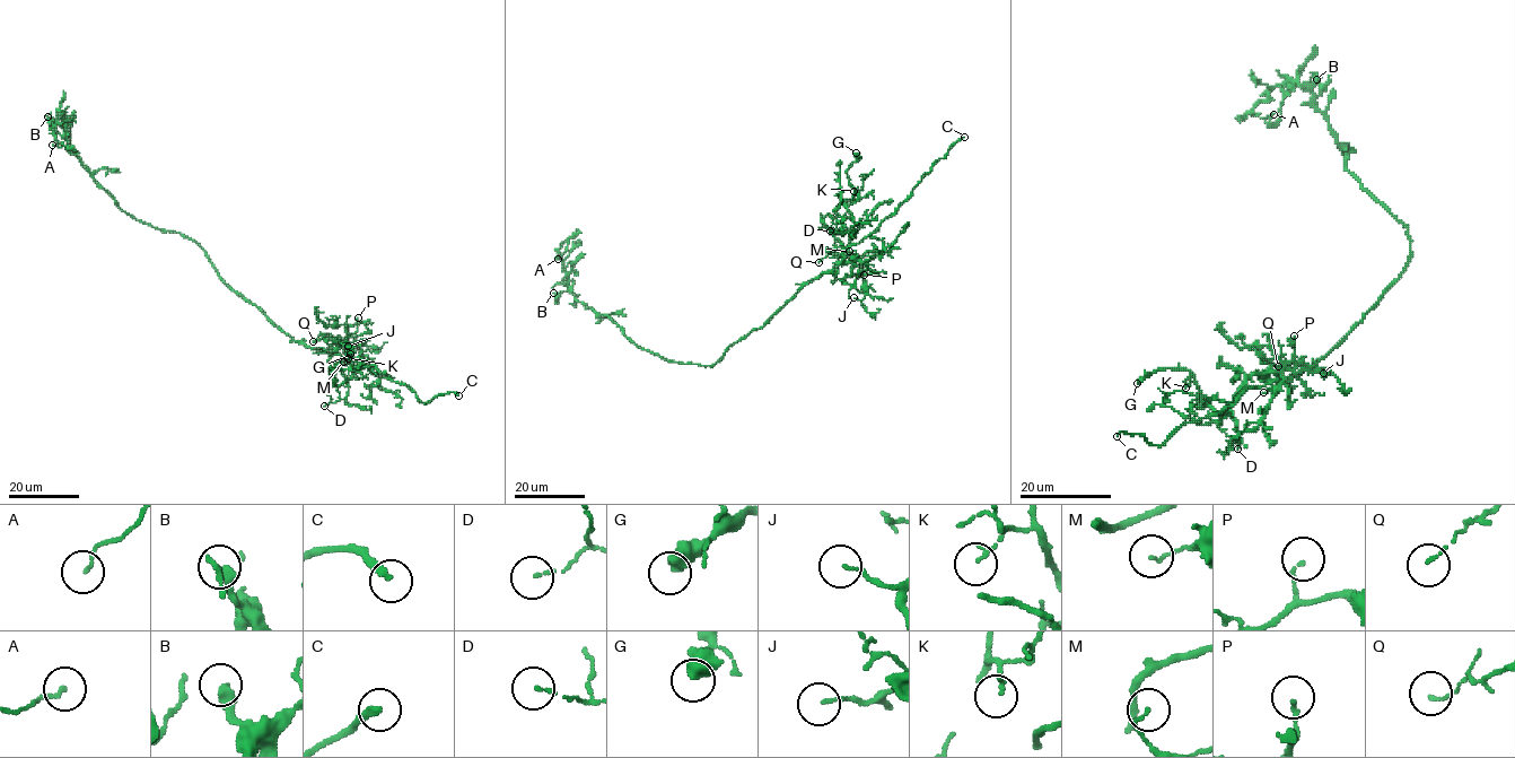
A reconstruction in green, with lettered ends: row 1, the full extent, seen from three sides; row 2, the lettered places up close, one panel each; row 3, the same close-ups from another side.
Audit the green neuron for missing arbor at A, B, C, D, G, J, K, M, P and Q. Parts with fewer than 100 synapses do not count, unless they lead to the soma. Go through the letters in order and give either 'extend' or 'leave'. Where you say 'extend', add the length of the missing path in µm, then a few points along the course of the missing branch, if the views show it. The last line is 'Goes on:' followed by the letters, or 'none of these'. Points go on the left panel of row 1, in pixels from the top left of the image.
A: leave
B: leave
C: extend | 20 µm | (458, 395), (453, 444)
D: leave
G: leave
J: leave
K: leave
M: leave
P: leave
Q: leave
Goes on: C

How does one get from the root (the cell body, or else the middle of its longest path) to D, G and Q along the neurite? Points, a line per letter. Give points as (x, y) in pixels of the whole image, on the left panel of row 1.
D: (225, 282), (297, 341), (317, 350), (336, 350), (343, 346), (353, 367), (348, 393), (324, 406)
G: (225, 282), (297, 341), (343, 346), (353, 367), (347, 378), (340, 360), (350, 345), (341, 342), (350, 354)
Q: (225, 282), (297, 341), (317, 350), (336, 350), (343, 346), (331, 337), (313, 341)

